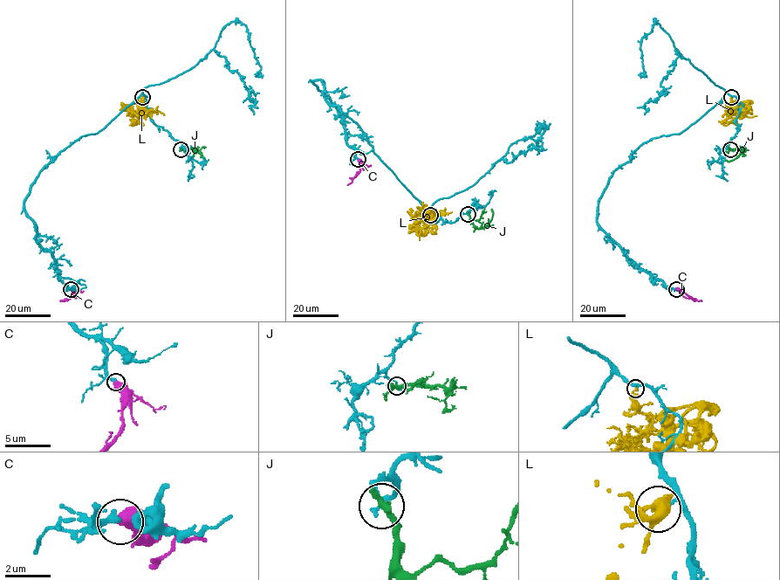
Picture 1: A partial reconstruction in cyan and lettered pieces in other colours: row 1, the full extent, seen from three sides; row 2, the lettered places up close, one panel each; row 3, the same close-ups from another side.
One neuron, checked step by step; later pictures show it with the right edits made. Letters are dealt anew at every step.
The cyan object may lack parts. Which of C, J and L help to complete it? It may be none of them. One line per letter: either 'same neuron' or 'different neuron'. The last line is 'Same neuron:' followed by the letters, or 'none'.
C: same neuron
J: different neuron
L: different neuron
Same neuron: C

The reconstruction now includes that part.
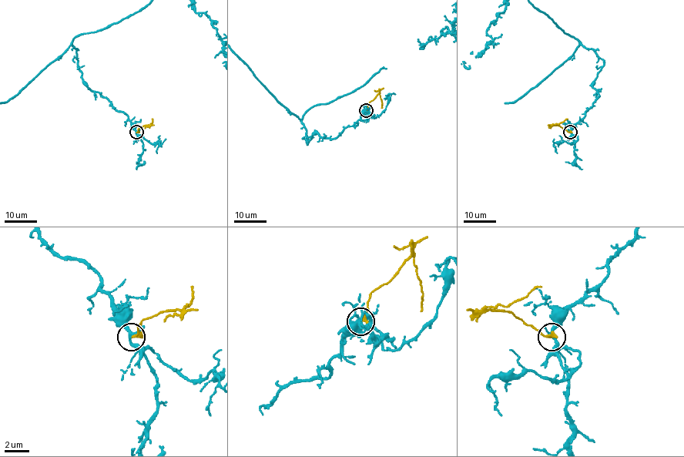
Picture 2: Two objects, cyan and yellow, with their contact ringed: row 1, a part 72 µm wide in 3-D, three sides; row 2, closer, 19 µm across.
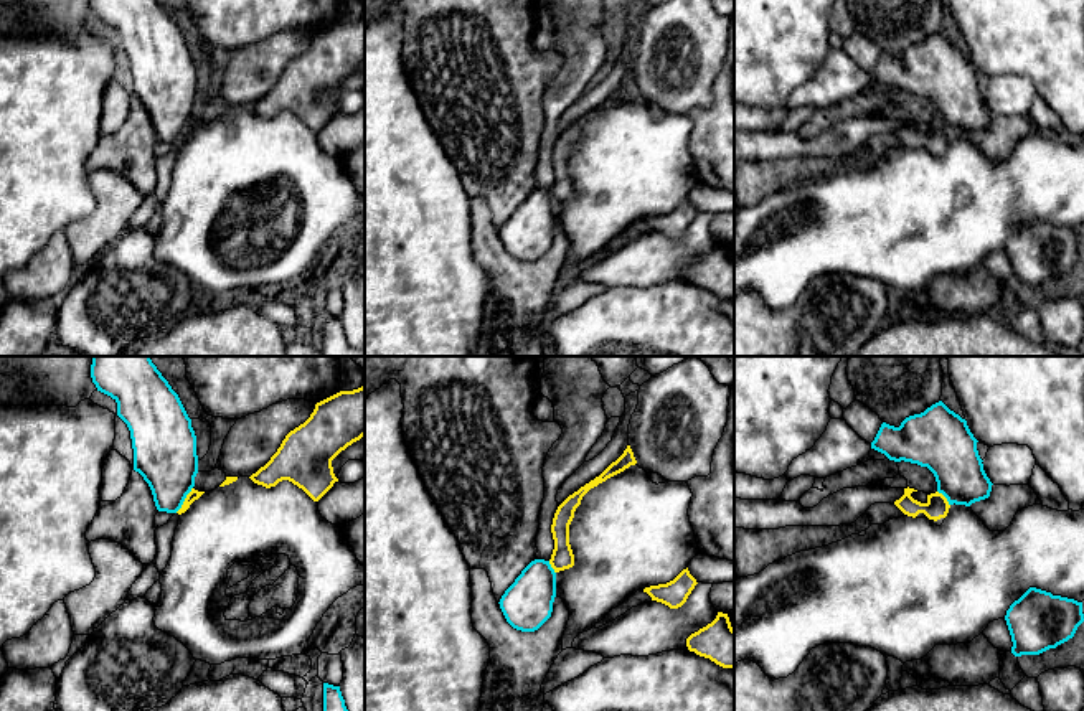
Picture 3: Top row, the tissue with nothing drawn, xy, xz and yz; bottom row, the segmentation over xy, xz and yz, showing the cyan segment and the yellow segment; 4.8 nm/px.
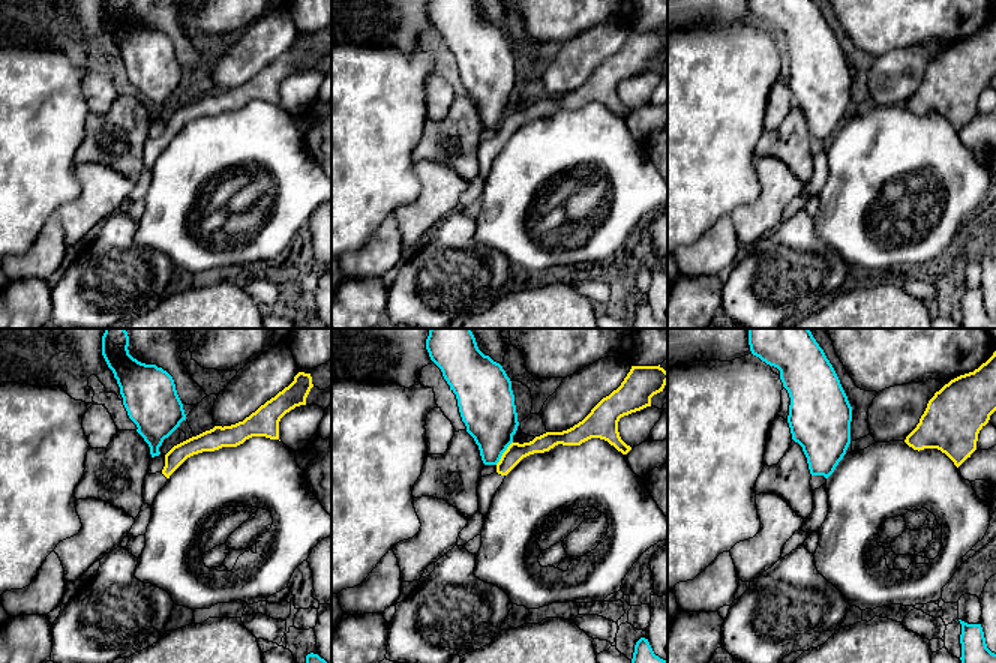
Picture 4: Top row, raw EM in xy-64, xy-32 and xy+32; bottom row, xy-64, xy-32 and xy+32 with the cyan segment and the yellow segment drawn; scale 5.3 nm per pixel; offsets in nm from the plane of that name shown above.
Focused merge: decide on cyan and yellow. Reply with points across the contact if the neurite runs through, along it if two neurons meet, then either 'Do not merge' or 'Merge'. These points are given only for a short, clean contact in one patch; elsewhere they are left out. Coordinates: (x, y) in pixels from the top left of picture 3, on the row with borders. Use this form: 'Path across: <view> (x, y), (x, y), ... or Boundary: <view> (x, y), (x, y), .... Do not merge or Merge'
Boundary: xy (192, 487), (175, 512). Do not merge

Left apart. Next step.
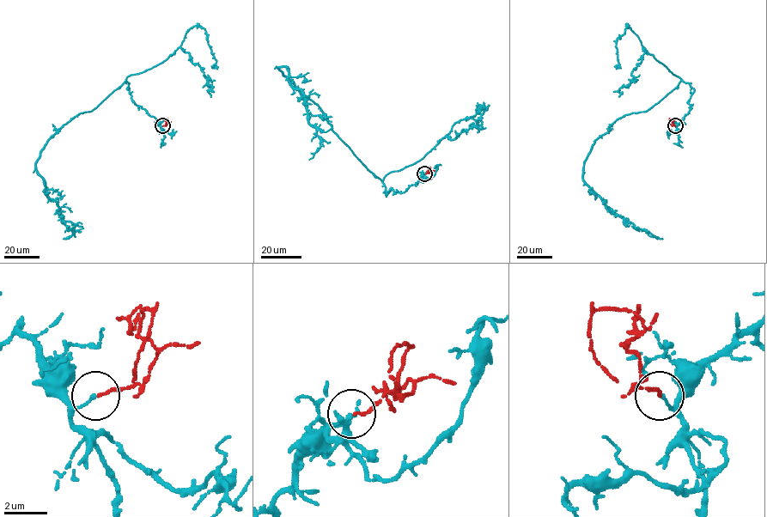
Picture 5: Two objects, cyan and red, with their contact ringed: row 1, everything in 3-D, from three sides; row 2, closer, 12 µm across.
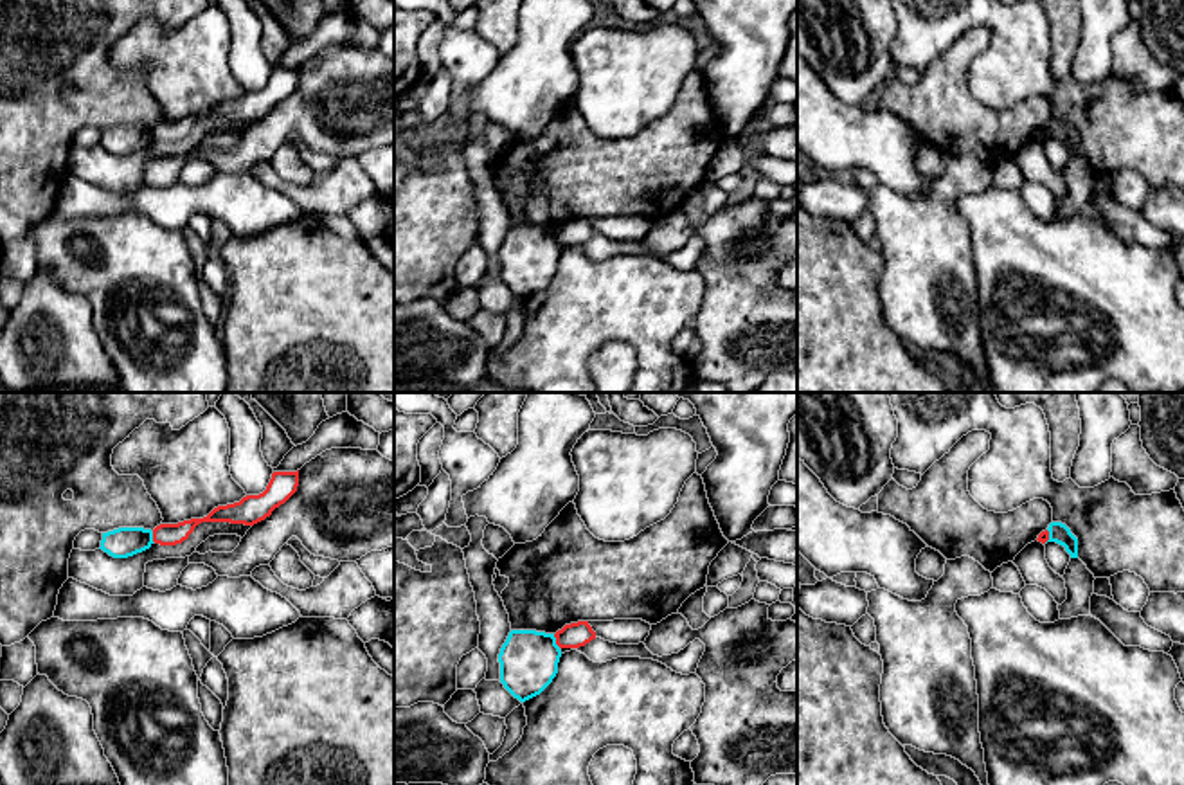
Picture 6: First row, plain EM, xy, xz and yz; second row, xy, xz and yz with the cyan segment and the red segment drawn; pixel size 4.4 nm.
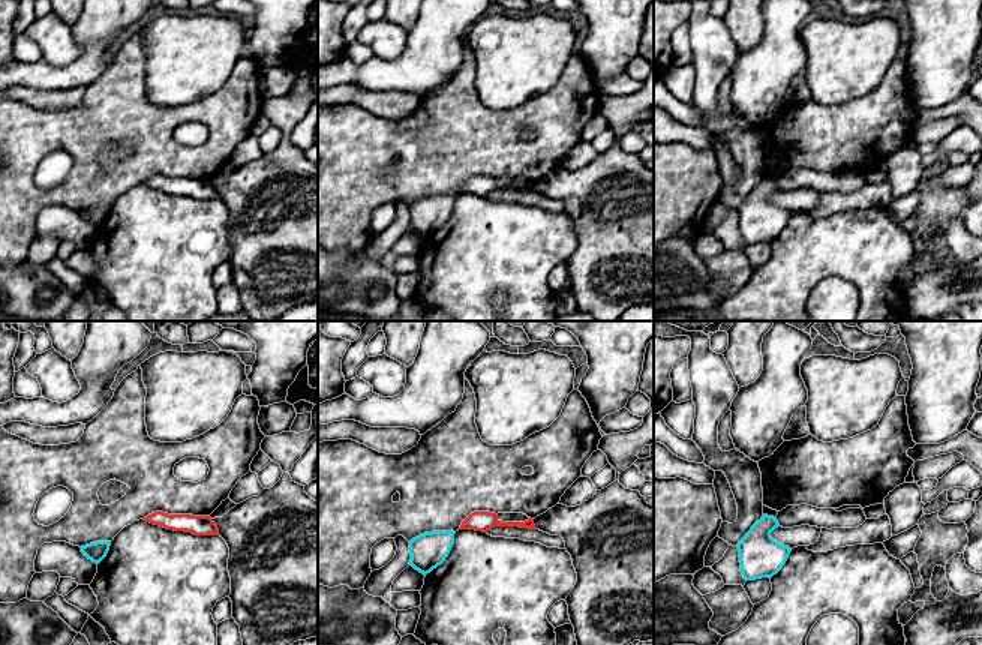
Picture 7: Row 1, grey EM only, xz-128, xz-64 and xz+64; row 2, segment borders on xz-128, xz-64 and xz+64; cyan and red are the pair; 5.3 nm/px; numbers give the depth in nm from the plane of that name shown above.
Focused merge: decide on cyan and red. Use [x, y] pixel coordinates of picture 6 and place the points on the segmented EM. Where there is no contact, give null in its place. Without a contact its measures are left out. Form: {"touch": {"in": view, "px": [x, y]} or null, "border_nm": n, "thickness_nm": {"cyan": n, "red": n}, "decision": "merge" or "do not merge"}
{"touch": {"in": "xz", "px": [555, 641]}, "border_nm": 70, "thickness_nm": {"cyan": 260, "red": 110}, "decision": "do not merge"}

